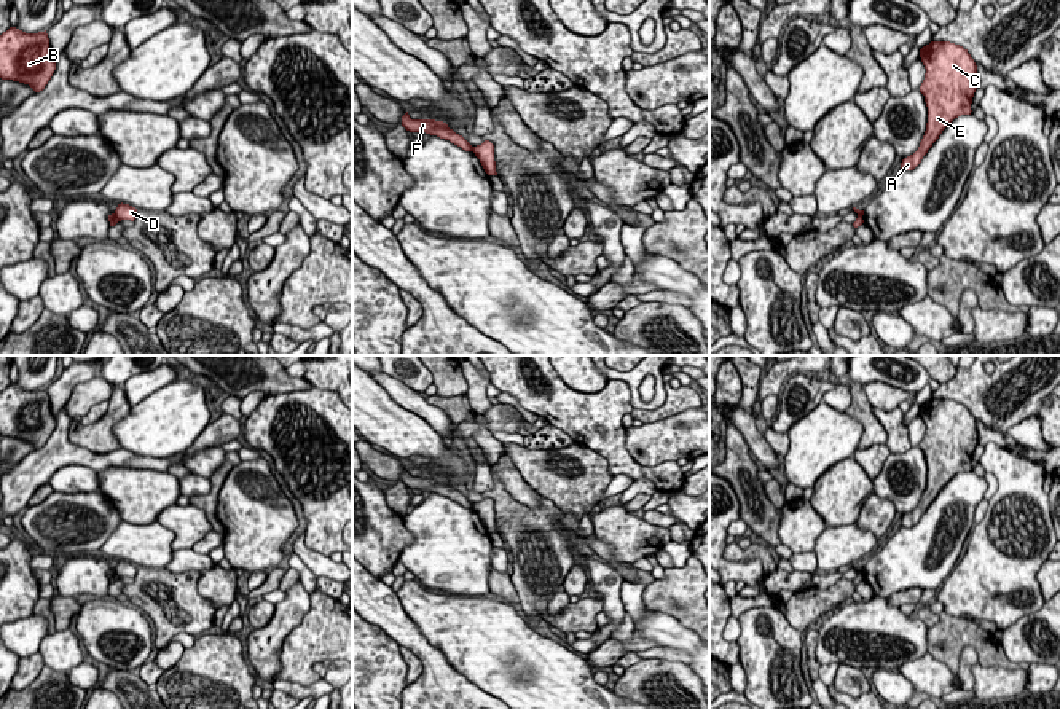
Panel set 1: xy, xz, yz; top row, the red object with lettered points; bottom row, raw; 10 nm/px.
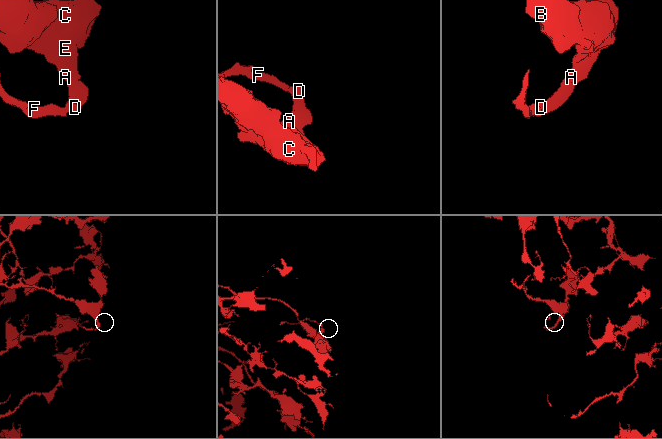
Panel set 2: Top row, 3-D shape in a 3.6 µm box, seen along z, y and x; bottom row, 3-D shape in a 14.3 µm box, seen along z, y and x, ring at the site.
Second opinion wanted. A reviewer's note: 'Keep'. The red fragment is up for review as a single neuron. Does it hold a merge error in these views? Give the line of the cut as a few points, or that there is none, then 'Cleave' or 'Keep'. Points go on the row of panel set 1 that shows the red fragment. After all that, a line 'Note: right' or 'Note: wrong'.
Split along xz (474, 147), (471, 150). Cleave
Note: wrong

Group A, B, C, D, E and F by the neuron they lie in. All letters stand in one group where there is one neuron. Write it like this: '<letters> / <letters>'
A B C D E / F

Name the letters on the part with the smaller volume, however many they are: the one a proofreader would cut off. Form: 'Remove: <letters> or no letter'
Remove: F

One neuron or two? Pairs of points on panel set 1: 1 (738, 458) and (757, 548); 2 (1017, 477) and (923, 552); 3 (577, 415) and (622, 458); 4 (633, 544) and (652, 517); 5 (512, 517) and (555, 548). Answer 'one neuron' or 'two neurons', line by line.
1: two neurons
2: two neurons
3: one neuron
4: two neurons
5: one neuron

